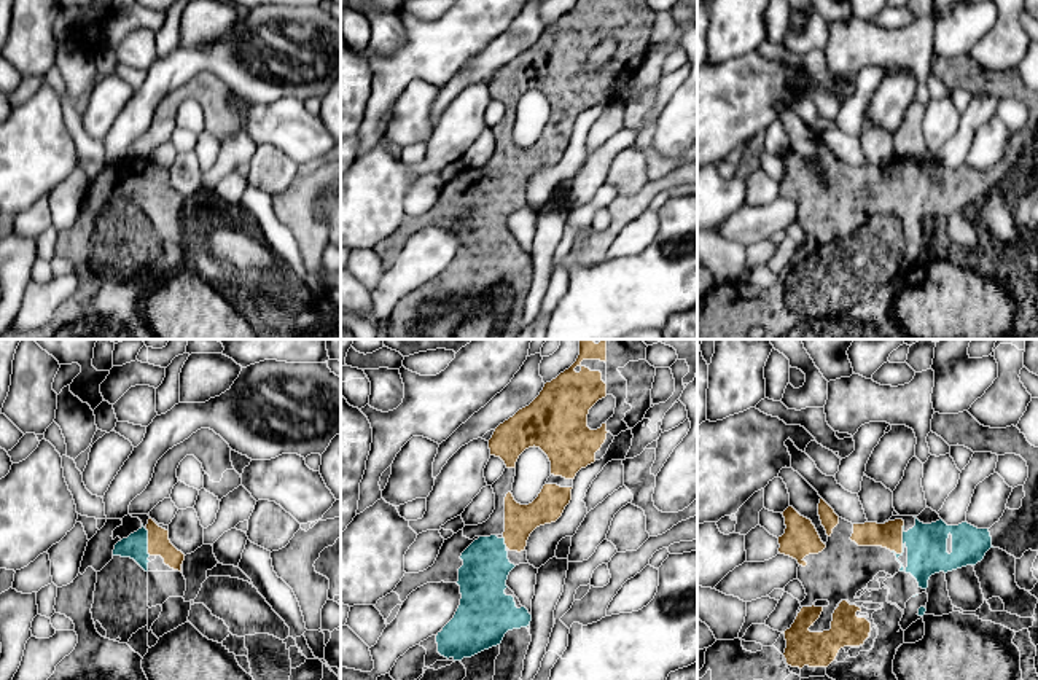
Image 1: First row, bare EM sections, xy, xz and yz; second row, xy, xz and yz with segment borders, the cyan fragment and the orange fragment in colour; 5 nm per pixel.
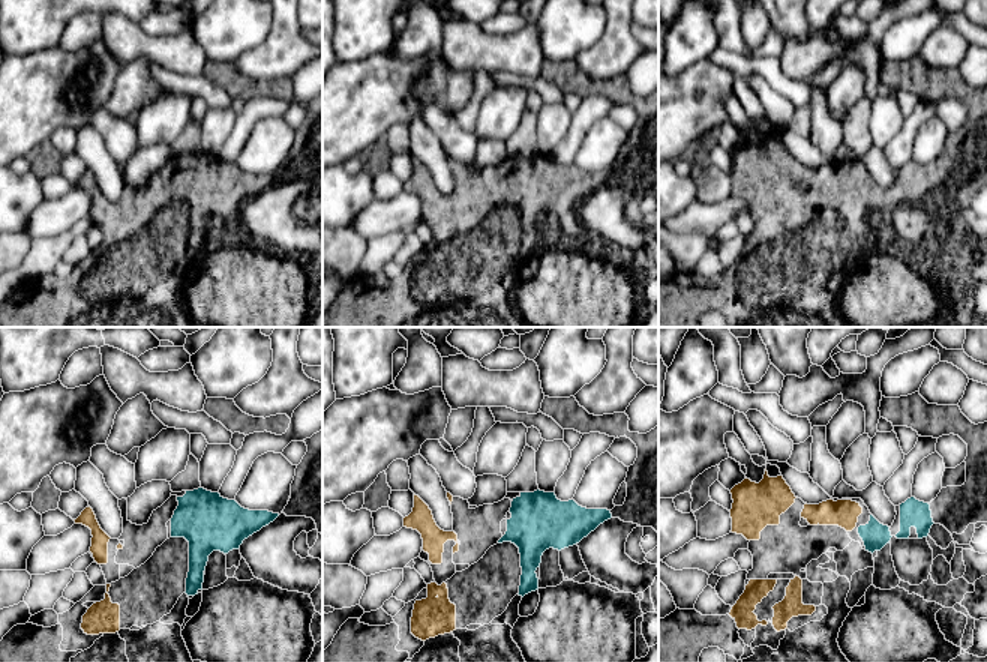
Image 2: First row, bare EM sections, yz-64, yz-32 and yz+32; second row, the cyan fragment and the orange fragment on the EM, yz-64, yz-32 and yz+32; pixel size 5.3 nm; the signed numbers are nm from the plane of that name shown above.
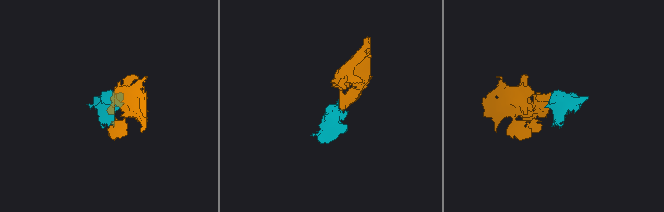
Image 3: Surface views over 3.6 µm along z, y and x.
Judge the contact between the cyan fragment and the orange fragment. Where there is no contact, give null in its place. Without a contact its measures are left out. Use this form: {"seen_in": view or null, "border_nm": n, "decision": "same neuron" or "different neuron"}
{"seen_in": "yz", "border_nm": 160, "decision": "same neuron"}

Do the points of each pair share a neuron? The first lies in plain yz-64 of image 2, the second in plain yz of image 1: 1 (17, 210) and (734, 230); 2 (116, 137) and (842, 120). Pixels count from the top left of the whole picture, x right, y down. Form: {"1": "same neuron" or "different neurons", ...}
{"1": "different neurons", "2": "different neurons"}

